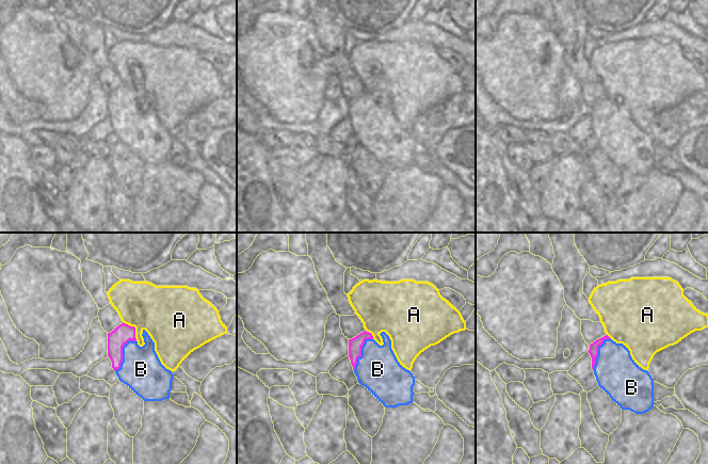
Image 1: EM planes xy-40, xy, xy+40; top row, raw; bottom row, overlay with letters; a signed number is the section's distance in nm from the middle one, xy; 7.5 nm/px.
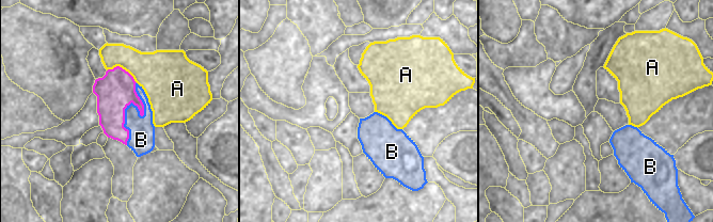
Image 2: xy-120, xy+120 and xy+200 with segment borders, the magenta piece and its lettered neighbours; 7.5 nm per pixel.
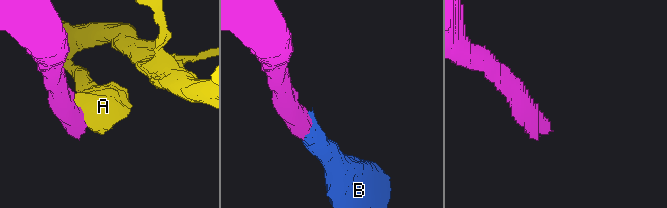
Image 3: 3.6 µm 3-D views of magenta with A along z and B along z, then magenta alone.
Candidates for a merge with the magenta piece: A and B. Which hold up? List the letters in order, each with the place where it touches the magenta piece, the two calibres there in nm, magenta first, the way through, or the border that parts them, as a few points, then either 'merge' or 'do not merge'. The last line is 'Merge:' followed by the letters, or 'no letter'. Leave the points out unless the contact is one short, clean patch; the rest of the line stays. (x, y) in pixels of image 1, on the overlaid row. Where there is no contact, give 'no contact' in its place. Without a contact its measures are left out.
A: contact xy-40 (134, 329); calibres 140 and 380 nm; do not merge
B: contact xy-40 (122, 353); calibres 140 and 320 nm; merge
Merge: B

